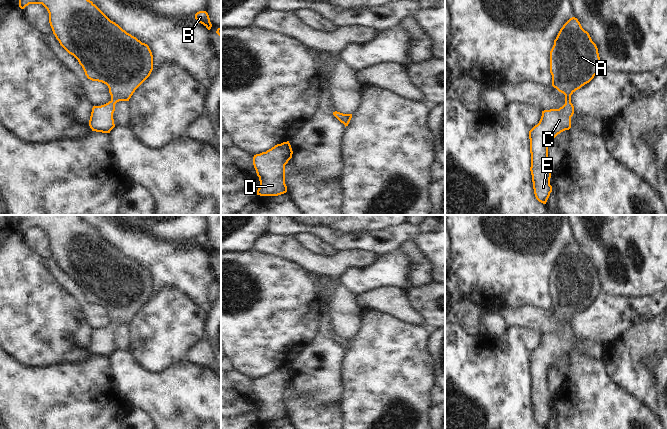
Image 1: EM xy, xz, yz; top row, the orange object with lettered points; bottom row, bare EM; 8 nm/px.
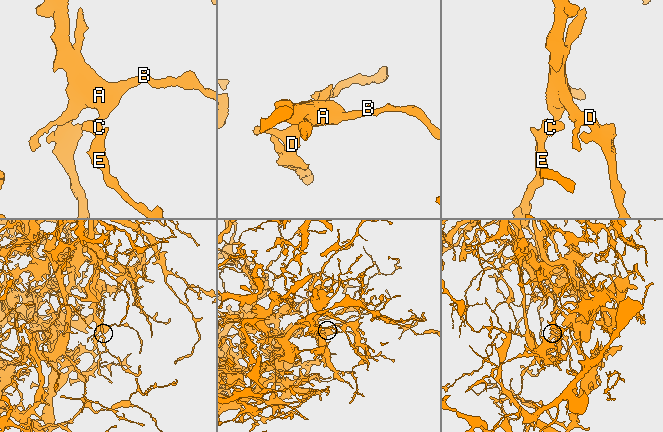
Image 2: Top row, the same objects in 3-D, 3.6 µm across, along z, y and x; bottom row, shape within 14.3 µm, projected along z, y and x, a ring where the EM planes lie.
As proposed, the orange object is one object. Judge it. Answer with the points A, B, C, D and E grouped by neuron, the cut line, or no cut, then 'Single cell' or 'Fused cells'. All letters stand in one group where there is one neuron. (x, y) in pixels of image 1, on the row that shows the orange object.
Groups: A B C D E. No split. Single cell

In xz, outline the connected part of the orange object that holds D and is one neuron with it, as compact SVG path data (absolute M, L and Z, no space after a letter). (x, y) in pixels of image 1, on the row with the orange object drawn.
M287 141L254 155L253 165L260 181L257 195L278 196L287 192L285 165L292 154L291 145Z

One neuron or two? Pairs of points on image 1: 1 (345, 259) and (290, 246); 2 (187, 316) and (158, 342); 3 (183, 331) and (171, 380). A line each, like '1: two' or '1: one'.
1: one
2: one
3: two

